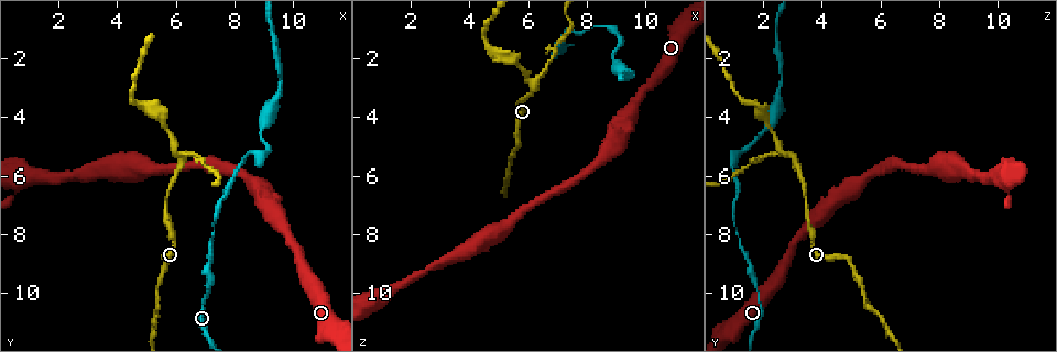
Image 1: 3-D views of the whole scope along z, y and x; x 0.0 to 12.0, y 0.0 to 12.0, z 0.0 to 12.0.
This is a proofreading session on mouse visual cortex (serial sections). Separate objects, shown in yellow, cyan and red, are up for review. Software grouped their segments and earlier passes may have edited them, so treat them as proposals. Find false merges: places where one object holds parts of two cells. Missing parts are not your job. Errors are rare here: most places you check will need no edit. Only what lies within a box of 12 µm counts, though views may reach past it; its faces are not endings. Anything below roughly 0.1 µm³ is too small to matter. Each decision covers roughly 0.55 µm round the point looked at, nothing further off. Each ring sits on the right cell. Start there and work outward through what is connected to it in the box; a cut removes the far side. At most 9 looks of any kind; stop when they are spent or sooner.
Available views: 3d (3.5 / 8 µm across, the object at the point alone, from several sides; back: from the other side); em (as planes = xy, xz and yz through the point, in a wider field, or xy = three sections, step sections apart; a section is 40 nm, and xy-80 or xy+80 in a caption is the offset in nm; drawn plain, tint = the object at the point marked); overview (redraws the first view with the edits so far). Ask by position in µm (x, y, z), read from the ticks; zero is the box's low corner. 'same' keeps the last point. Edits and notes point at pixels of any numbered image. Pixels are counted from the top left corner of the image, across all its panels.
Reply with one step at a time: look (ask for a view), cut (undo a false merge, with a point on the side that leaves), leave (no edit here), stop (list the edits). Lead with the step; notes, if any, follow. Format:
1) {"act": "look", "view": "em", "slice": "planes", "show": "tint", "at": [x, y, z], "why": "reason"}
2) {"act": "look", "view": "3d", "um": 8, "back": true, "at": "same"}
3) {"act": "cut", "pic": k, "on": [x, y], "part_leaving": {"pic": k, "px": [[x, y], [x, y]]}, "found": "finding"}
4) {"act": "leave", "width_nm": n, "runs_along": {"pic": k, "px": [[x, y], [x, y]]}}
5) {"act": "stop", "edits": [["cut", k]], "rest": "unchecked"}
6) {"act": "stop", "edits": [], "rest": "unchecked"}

{"act": "look", "view": "3d", "um": 3.5, "back": true, "at": [7.1, 9.9, 1.9], "why": "calibre changes"}

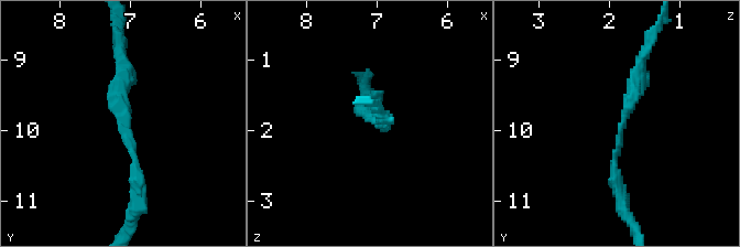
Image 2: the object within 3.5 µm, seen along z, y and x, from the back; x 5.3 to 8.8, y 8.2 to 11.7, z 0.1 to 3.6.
{"act": "look", "view": "em", "slice": "xy", "step": 1, "show": "tint", "at": [7.15, 9.85, 1.80], "why": "shape alone is not enough"}

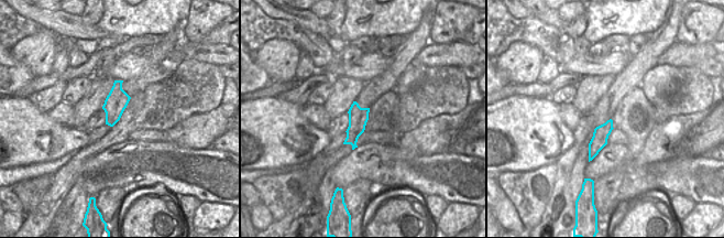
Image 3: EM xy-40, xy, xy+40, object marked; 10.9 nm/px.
{"act": "look", "view": "em", "slice": "planes", "show": "tint", "at": "same", "why": "cut it another way"}

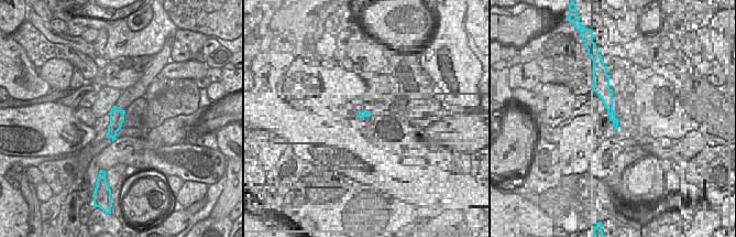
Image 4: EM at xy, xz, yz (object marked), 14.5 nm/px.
{"act": "leave", "found": "all the same cell"}

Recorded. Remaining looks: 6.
{"act": "look", "view": "3d", "um": 3.5, "back": true, "at": [7.3, 7.9, 1.2], "why": "thick turns thin"}

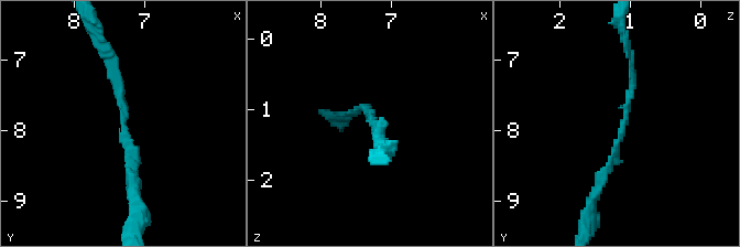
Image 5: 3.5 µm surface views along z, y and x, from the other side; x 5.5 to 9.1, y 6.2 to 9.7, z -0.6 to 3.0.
{"act": "look", "view": "em", "slice": "xy", "step": 3, "show": "tint", "at": [7.35, 7.85, 1.10], "why": "shape alone is not enough"}

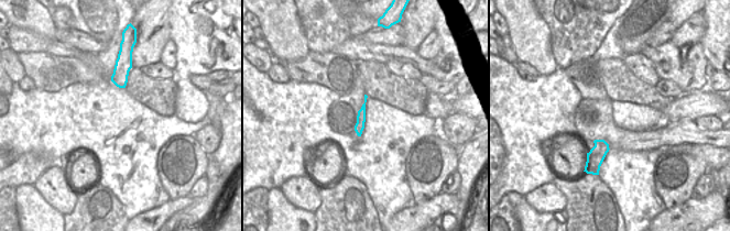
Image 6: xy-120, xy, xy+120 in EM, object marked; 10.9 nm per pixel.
{"act": "look", "view": "em", "slice": "planes", "show": "tint", "at": "same", "why": "another direction"}

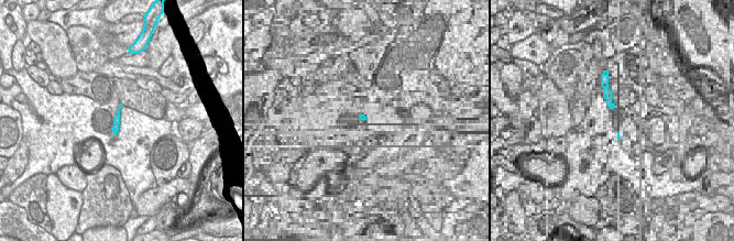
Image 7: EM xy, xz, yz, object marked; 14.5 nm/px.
{"act": "leave", "arm_widths_nm": [100, 150], "runs_along": {"pic": 5, "px": [[595, 191], [620, 137], [632, 85], [629, 52]]}, "found": "all the same cell"}

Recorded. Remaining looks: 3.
{"act": "look", "view": "3d", "um": 3.5, "at": [8.6, 5.3, 0.8]}

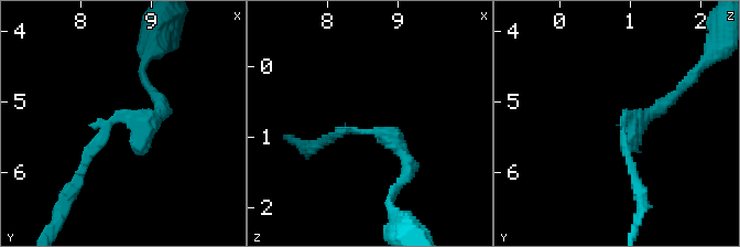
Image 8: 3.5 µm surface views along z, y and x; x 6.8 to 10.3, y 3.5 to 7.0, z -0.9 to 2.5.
{"act": "look", "view": "em", "slice": "xy", "step": 1, "show": "tint", "at": [8.55, 5.25, 0.85], "arm_widths_nm": [150, 200]}

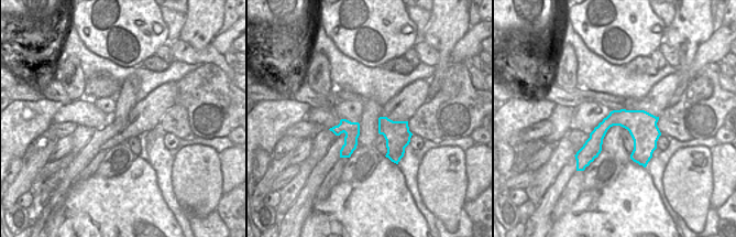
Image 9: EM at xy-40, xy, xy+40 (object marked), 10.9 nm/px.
{"act": "leave", "width_nm": 220, "runs_along": {"pic": 9, "px": [[655, 119], [612, 119], [588, 160]]}, "found": "continuous, no second cell"}

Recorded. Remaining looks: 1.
{"act": "stop", "edits": [], "rest": "unchecked"}

